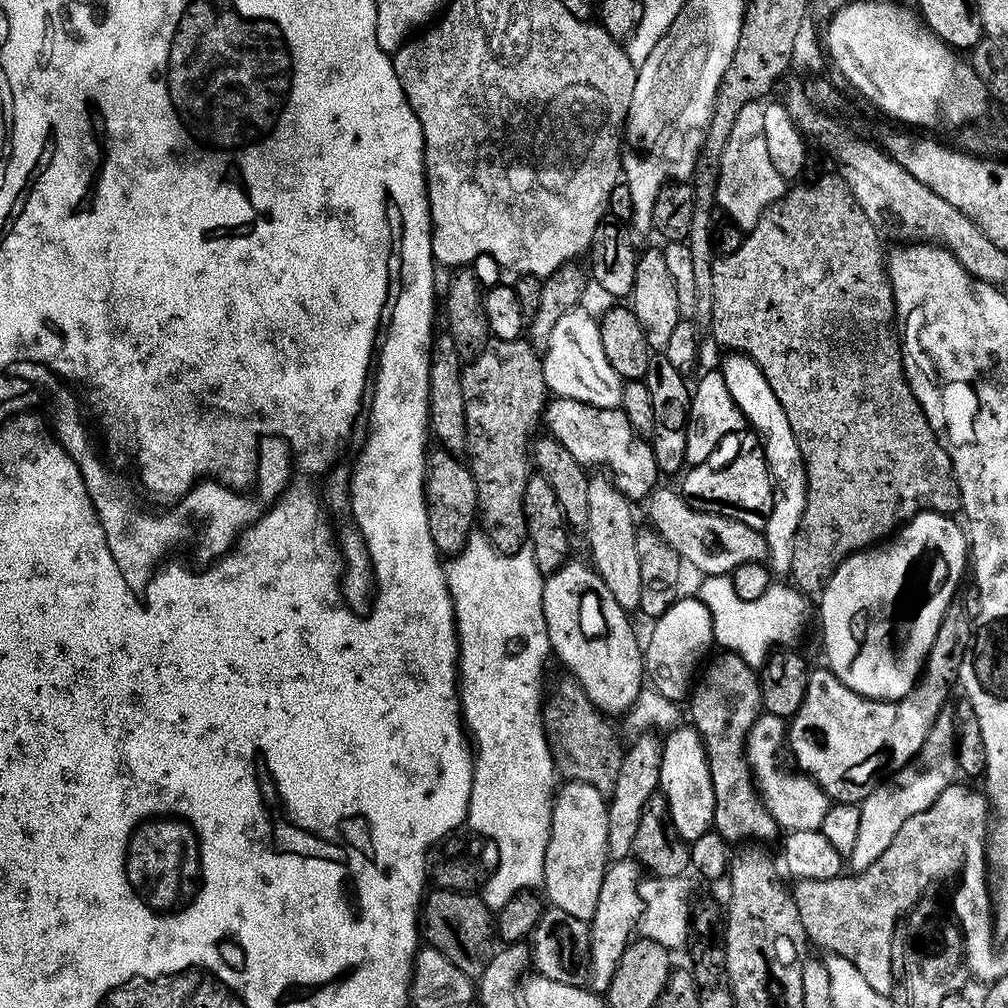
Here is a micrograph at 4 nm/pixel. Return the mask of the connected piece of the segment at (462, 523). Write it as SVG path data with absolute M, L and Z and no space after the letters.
M443 450L433 451L428 456L426 469L426 495L428 497L428 525L430 538L443 552L456 554L468 540L472 523L478 520L478 505L475 502L475 484L471 470L463 459Z

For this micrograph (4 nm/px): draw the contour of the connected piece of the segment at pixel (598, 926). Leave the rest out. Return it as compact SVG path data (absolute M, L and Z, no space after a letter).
M613 859L604 870L602 890L598 890L598 906L594 910L590 921L590 935L588 951L592 968L600 972L601 985L607 986L611 982L615 968L619 964L624 948L633 939L640 922L642 901L640 886L642 883L642 868L635 859Z

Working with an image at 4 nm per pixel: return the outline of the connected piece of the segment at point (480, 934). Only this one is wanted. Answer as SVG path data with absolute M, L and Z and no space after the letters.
M468 890L429 891L422 901L420 928L427 947L444 953L462 973L478 978L484 973L485 961L480 960L484 943L494 936L494 916L479 895Z

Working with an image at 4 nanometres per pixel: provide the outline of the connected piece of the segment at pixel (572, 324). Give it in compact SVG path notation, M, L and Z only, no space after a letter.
M584 306L564 314L550 334L548 348L542 353L545 382L553 397L577 399L598 408L618 408L623 402L622 379L606 360L599 323Z

